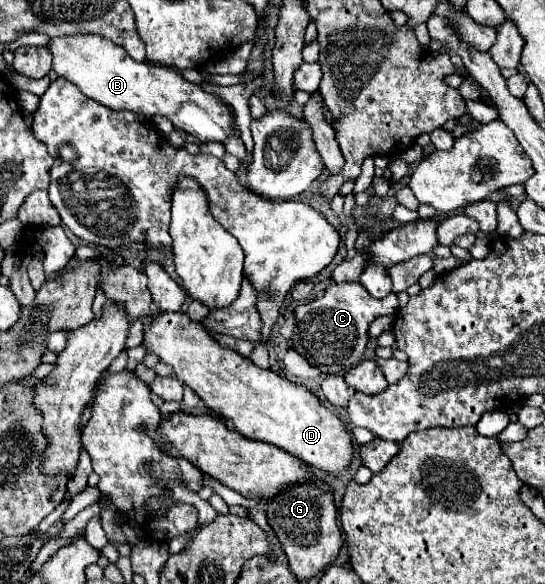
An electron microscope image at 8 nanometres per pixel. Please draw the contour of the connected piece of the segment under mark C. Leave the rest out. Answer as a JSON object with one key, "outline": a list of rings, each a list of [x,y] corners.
{"outline":[[[359,282],[331,284],[325,288],[321,298],[295,308],[295,328],[291,342],[293,350],[299,352],[311,366],[319,368],[329,376],[345,376],[363,358],[369,324],[379,316],[395,316],[399,310],[397,294],[389,294],[383,300],[369,296],[369,292]]]}

